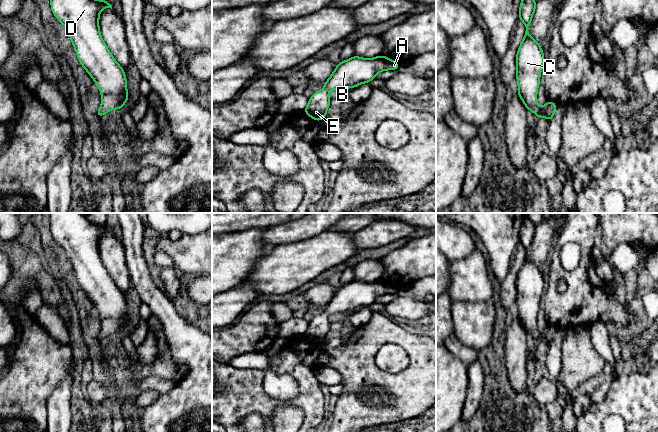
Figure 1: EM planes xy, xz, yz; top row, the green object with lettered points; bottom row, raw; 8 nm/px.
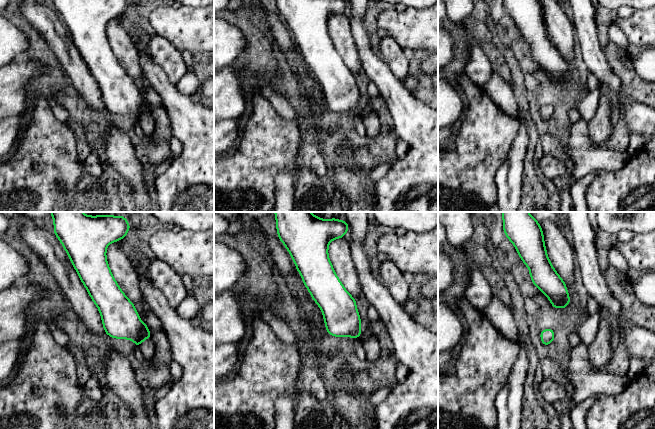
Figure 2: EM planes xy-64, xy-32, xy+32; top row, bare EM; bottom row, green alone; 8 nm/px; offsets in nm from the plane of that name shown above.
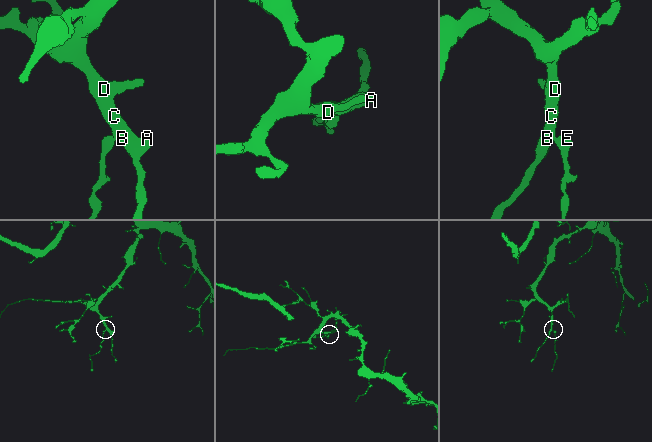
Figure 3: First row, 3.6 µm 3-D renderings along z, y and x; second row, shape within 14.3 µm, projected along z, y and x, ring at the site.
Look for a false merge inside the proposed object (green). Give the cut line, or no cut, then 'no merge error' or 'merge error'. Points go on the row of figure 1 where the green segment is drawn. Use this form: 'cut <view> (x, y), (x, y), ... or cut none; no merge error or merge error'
cut none; no merge error

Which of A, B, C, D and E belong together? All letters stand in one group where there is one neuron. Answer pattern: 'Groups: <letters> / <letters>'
Groups: A B C D E

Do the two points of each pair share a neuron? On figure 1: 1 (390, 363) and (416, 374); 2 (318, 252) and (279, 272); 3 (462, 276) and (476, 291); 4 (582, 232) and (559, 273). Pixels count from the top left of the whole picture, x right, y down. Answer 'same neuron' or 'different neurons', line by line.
1: different neurons
2: same neuron
3: same neuron
4: same neuron

